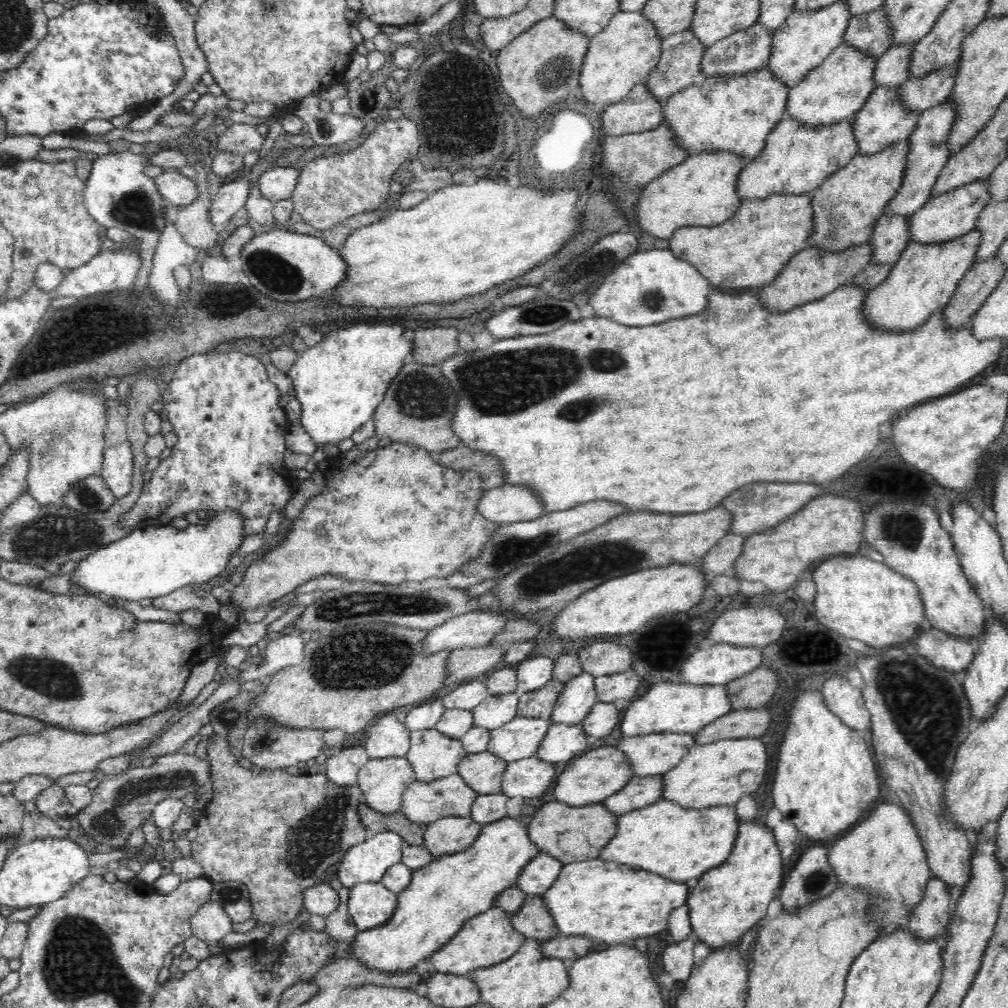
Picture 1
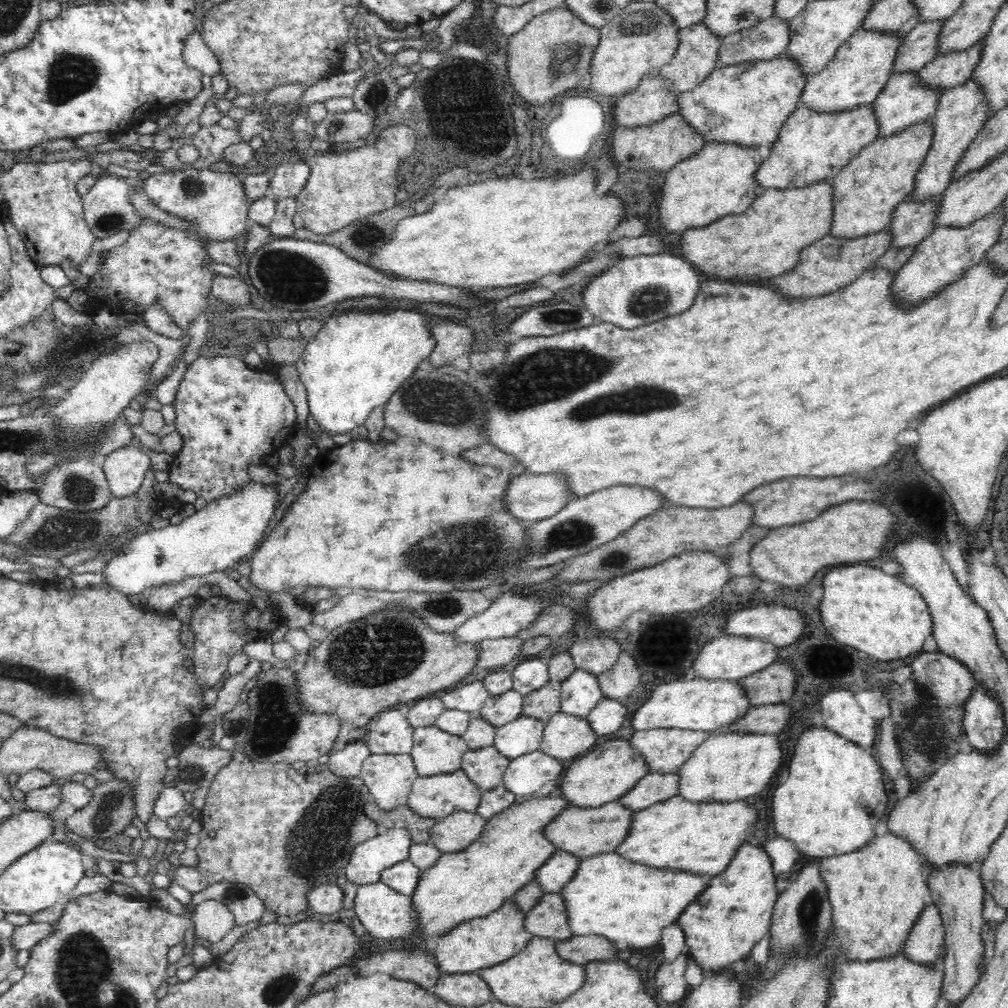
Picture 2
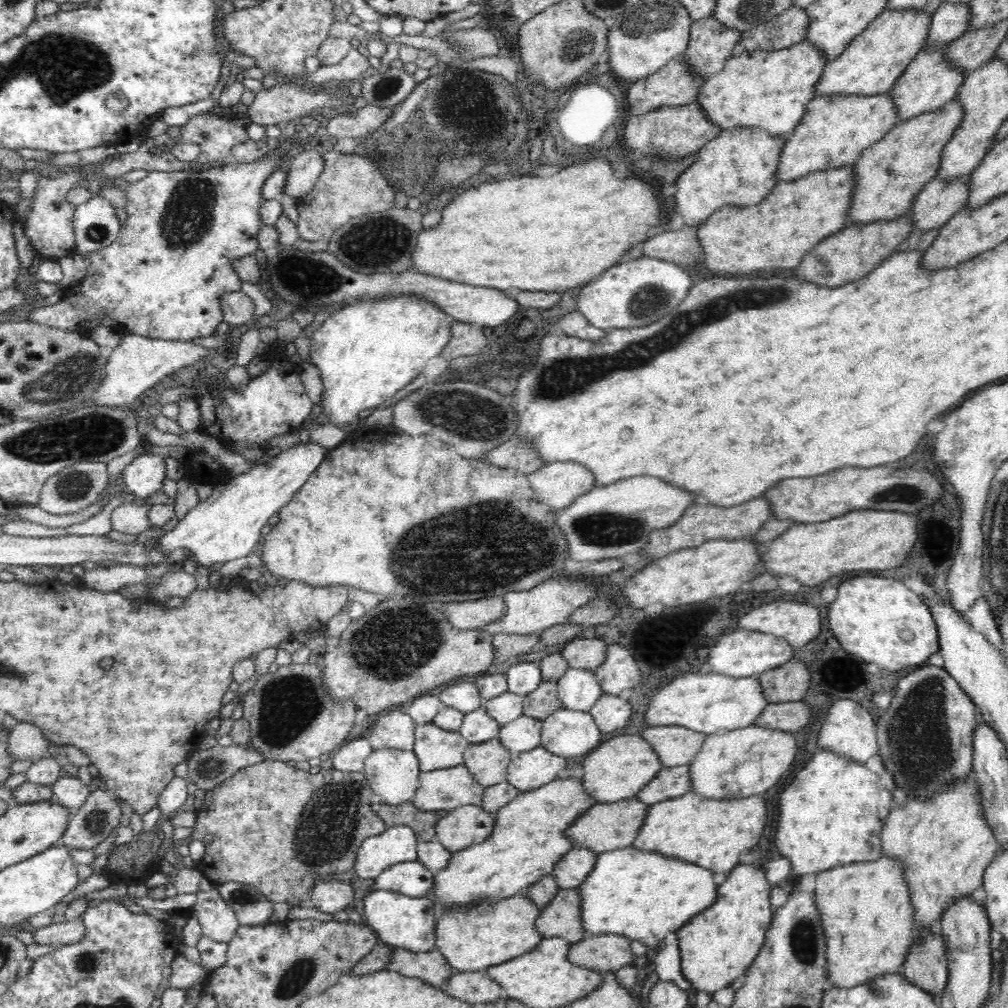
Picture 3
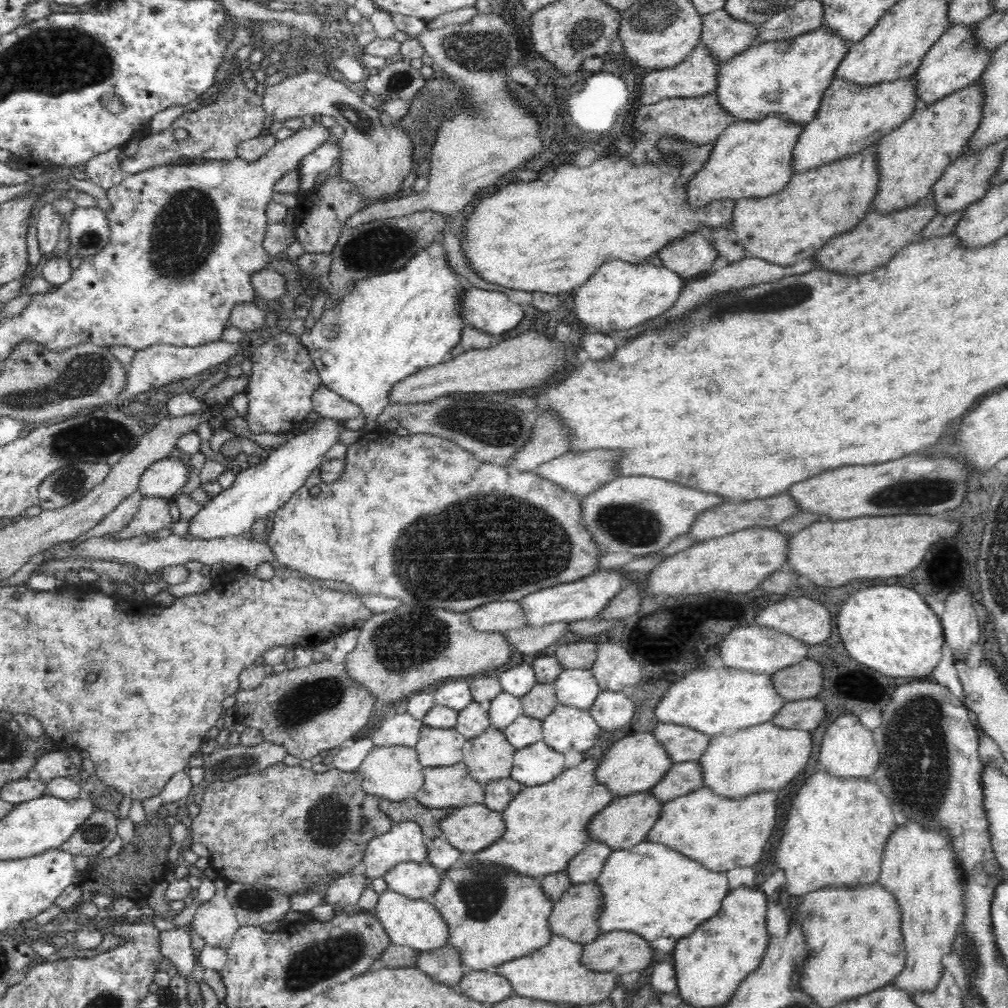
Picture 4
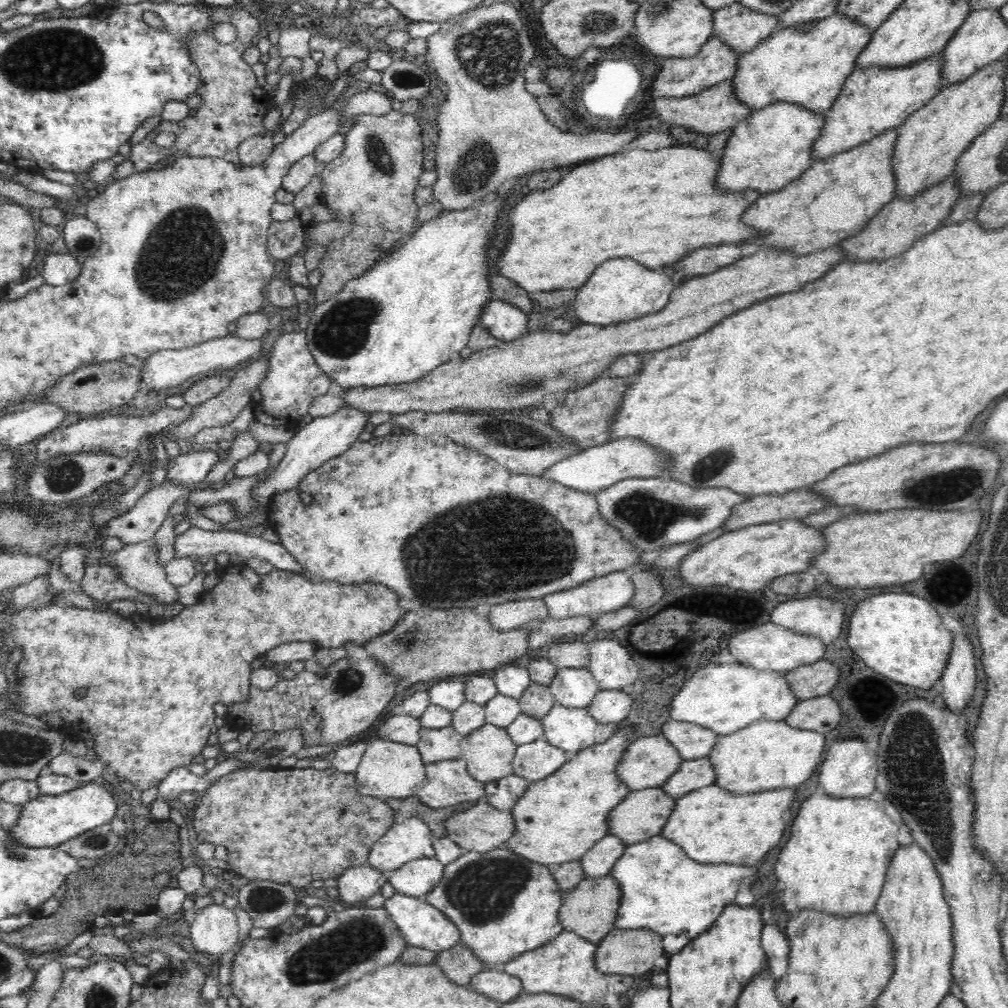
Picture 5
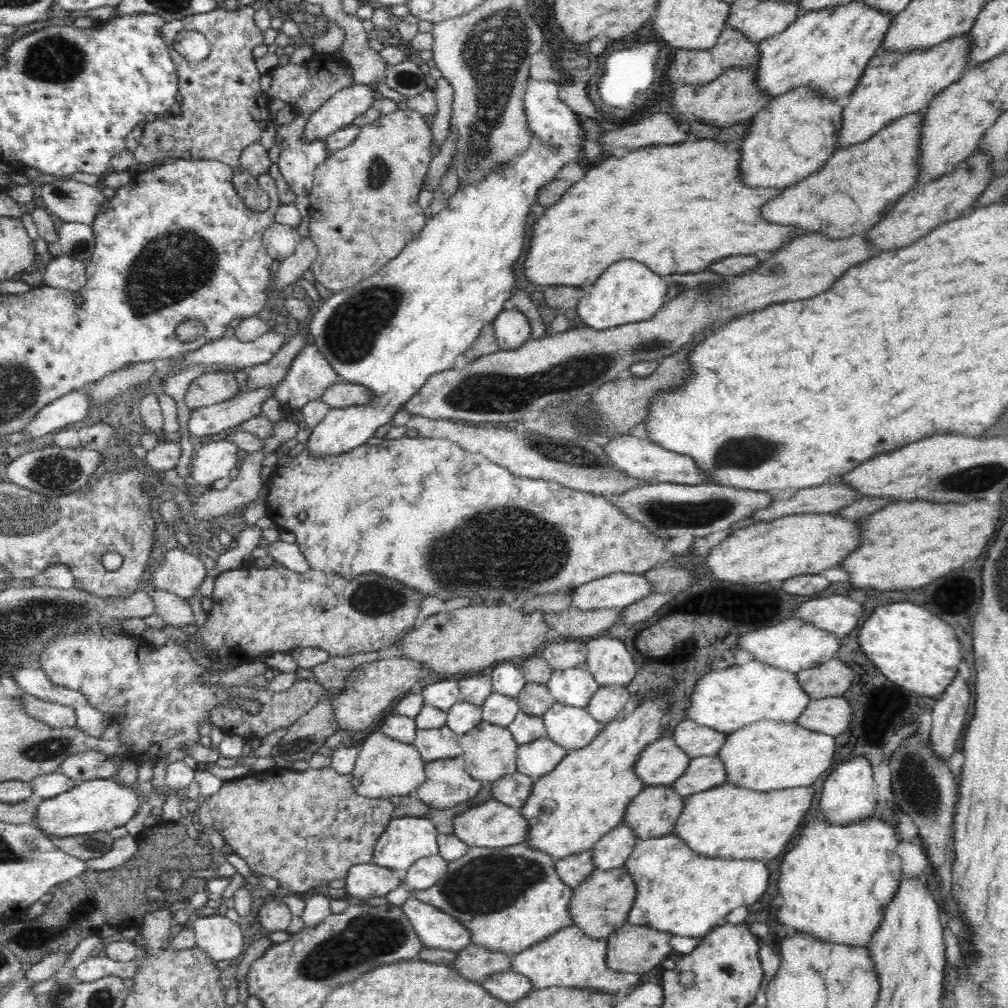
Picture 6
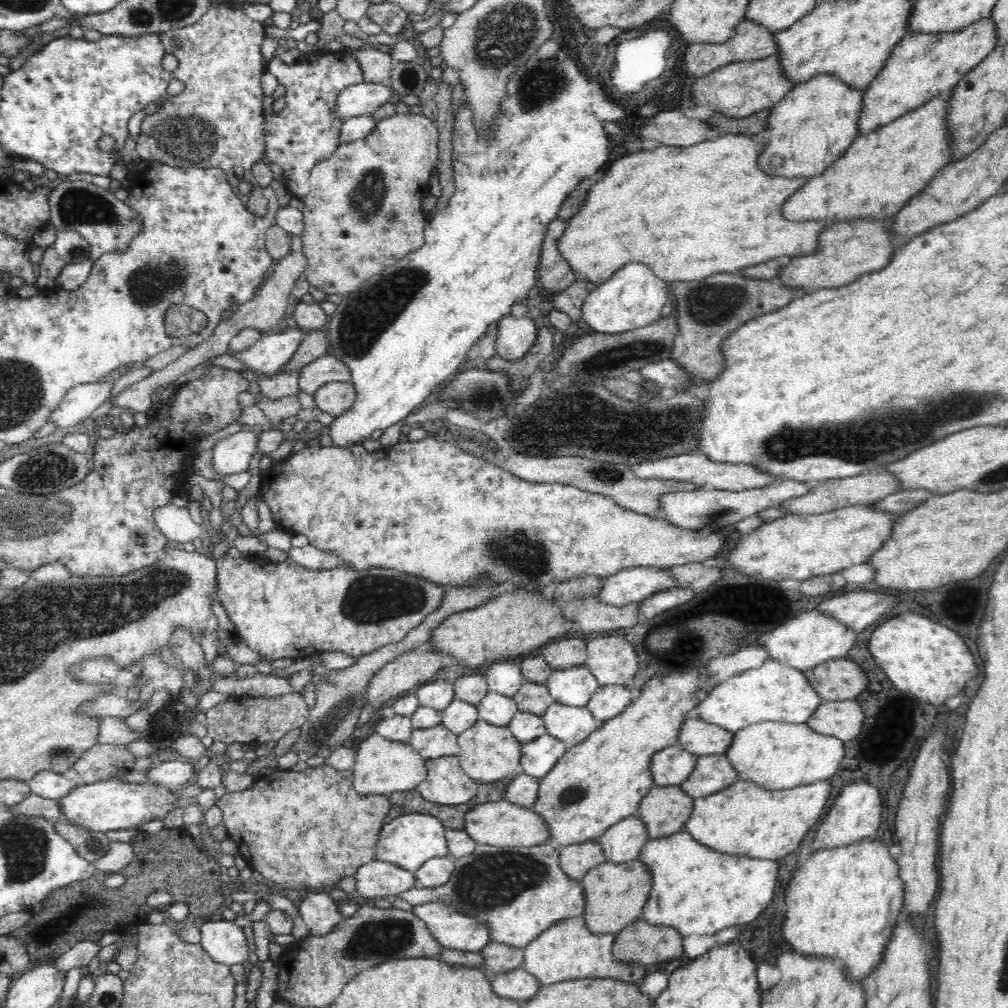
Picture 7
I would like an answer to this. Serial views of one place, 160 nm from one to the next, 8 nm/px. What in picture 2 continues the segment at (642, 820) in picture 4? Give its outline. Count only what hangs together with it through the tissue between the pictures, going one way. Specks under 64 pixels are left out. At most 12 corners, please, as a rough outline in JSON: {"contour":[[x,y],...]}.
{"contour":[[570,806],[545,837],[582,859],[616,850],[634,812]]}

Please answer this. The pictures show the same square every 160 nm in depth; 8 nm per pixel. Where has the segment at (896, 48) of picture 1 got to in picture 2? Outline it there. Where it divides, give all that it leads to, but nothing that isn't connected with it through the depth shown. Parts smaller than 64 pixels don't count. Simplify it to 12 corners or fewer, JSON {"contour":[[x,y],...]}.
{"contour":[[944,21],[919,22],[904,35],[892,72],[919,71],[937,56]]}

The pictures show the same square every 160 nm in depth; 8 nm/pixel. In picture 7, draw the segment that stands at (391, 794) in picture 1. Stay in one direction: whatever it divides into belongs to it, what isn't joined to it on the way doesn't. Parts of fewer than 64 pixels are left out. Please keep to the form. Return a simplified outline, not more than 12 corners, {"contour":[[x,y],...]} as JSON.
{"contour":[[374,734],[351,768],[360,794],[410,790],[426,759],[408,742]]}

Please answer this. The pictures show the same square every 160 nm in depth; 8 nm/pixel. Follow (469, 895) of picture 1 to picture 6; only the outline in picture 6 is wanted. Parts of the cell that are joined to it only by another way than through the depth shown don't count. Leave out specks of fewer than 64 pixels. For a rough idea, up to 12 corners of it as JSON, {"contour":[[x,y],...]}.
{"contour":[[646,700],[537,778],[524,843],[592,850],[646,788],[636,764],[664,737]]}

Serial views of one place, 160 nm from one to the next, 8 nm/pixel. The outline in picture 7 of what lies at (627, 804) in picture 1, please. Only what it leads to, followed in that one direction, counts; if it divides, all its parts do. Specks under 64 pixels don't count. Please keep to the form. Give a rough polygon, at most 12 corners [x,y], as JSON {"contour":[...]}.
{"contour":[[725,753],[699,755],[679,787],[695,799],[737,779]]}

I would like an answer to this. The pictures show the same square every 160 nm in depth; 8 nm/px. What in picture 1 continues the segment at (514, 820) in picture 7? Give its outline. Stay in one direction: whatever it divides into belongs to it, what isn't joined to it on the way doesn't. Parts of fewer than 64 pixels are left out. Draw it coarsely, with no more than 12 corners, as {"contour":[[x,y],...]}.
{"contour":[[471,815],[431,822],[422,847],[435,858],[466,850],[483,825]]}

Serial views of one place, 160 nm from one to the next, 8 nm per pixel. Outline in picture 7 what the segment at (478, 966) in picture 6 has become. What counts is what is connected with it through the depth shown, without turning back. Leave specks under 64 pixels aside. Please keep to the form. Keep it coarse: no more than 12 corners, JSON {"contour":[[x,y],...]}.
{"contour":[[493,940],[479,953],[490,977],[518,968],[522,947]]}

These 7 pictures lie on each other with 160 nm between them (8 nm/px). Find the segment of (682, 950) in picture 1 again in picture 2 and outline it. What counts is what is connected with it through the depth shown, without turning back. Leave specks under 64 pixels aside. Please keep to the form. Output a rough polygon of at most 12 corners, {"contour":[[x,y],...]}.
{"contour":[[680,953],[658,967],[656,986],[664,1001],[690,991],[684,979],[688,957]]}

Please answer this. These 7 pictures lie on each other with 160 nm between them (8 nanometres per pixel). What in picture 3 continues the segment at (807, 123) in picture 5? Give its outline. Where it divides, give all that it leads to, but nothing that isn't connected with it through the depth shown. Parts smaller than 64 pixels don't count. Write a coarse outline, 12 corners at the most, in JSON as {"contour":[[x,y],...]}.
{"contour":[[723,130],[675,180],[686,225],[778,184],[792,134]]}

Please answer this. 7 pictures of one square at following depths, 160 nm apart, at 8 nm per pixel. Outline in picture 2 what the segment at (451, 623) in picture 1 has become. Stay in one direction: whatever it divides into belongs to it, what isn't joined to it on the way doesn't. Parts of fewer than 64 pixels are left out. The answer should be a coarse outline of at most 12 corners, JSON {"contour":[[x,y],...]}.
{"contour":[[512,589],[451,633],[458,643],[515,636],[548,602]]}

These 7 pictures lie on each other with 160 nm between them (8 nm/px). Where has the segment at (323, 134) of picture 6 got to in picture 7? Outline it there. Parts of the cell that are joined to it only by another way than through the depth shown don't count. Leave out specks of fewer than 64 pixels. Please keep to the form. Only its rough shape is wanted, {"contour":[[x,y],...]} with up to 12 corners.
{"contour":[[360,82],[338,94],[337,116],[372,115],[392,98],[388,83]]}

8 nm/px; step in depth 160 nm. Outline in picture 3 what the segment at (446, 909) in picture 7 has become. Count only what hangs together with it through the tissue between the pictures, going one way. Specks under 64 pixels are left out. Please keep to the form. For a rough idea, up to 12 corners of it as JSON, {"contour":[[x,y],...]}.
{"contour":[[369,889],[364,918],[381,943],[435,947],[434,903]]}

